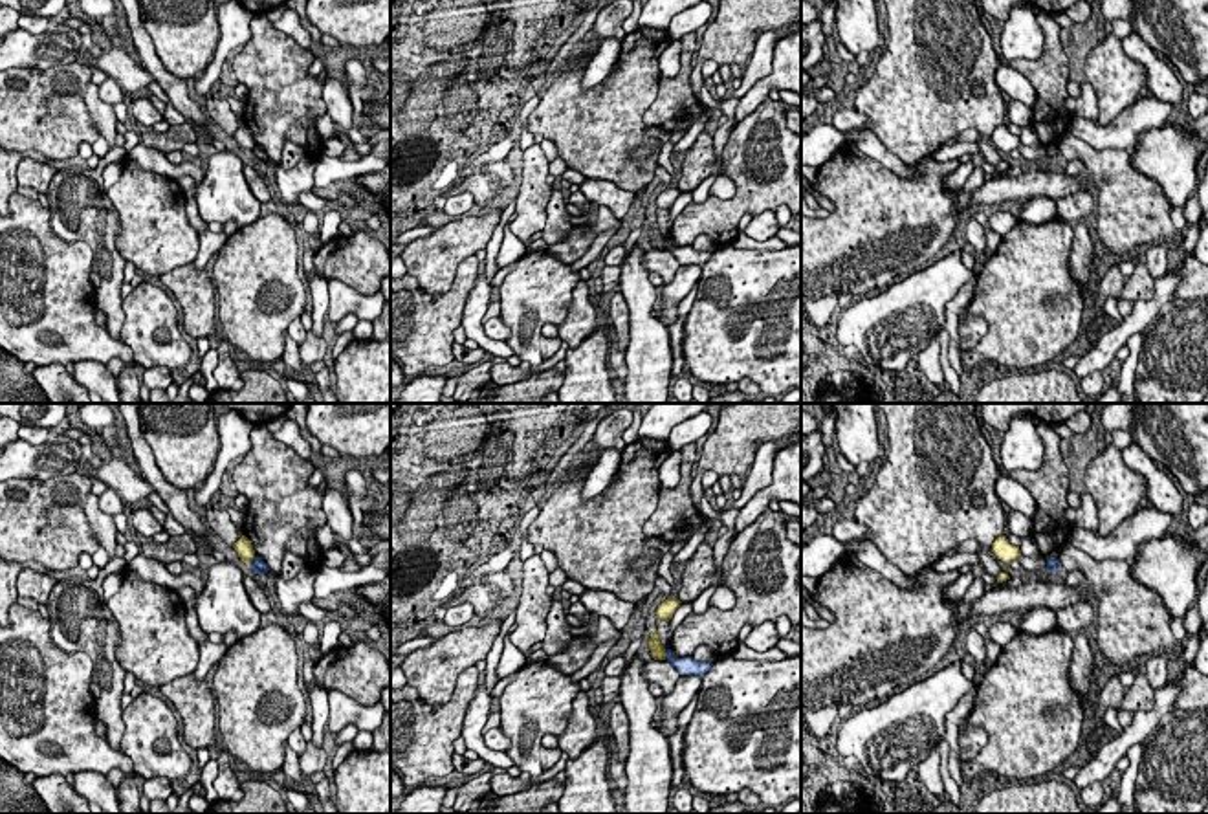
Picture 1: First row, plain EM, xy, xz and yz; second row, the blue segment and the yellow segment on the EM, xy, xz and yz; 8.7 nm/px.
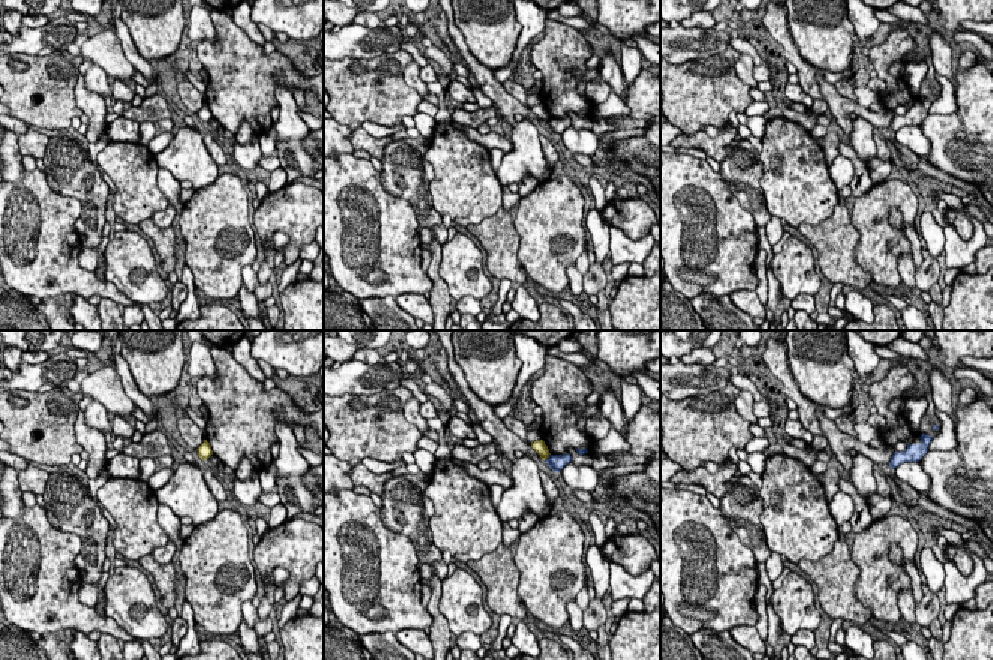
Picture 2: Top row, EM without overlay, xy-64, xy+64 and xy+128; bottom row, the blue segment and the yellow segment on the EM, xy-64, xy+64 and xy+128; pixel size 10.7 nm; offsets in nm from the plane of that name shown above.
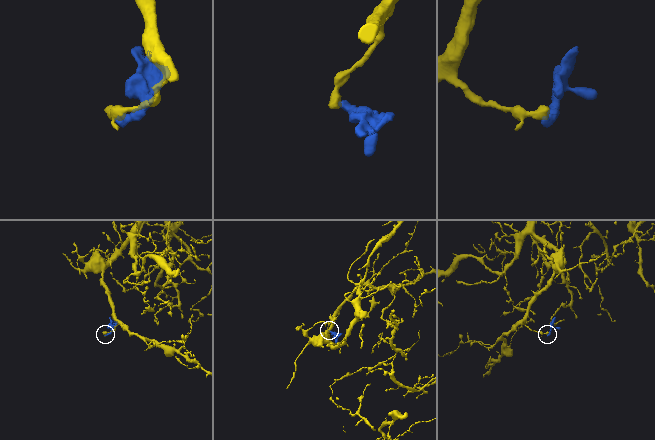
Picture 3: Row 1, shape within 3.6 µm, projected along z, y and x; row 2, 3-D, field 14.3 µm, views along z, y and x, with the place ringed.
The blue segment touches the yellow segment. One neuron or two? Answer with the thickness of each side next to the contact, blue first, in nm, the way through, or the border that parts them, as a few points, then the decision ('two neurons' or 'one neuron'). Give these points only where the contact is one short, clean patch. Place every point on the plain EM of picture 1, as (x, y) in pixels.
160 nm thick on the blue side, 130 nm on the other; border along xz (664, 239), (666, 248); two neurons

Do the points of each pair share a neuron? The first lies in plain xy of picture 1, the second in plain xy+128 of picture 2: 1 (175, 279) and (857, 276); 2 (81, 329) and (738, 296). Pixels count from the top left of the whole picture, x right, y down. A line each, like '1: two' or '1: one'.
1: one
2: two

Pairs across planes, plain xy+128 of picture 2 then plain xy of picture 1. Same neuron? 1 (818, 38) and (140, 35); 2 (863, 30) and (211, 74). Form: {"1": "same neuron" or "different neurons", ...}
{"1": "different neurons", "2": "same neuron"}

